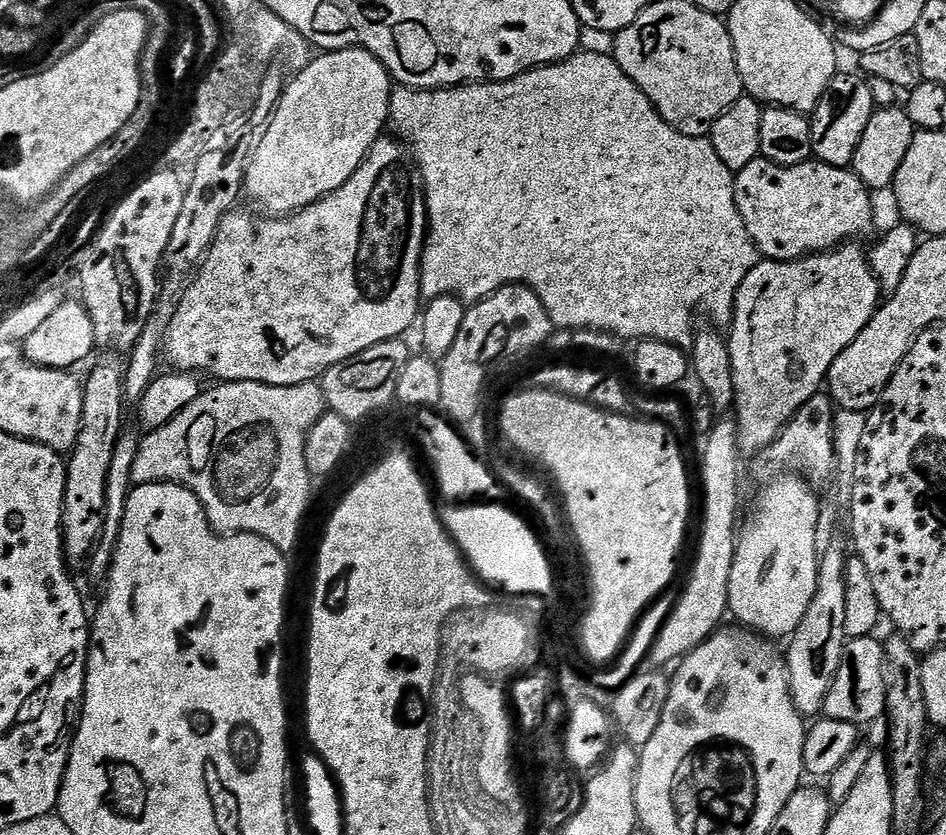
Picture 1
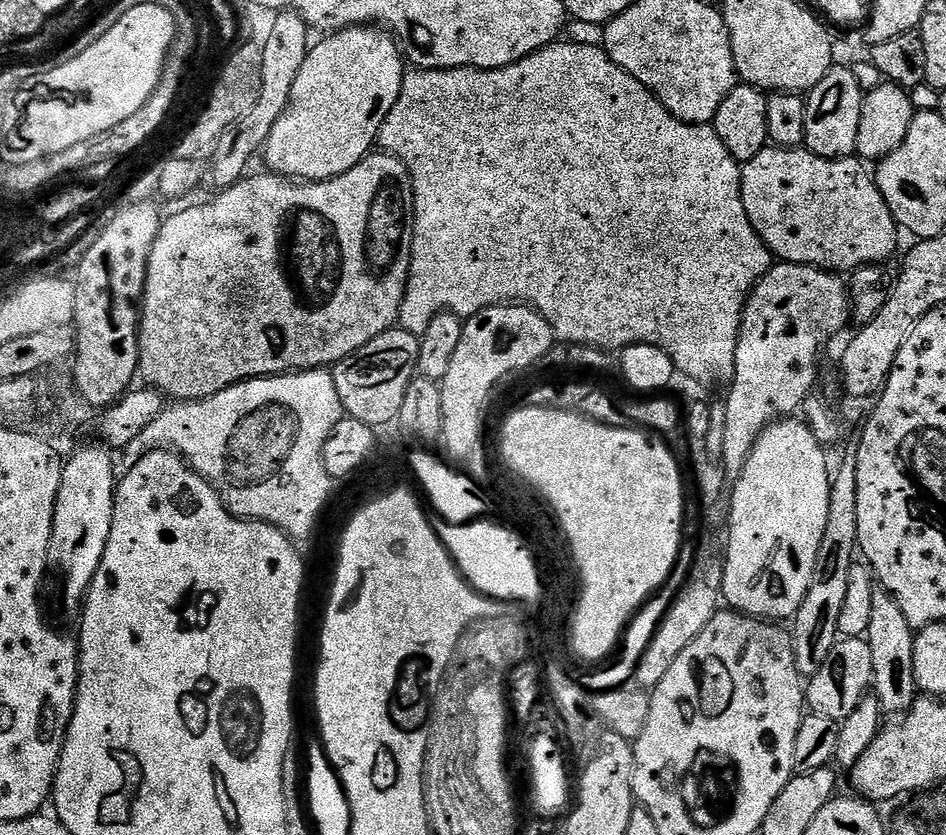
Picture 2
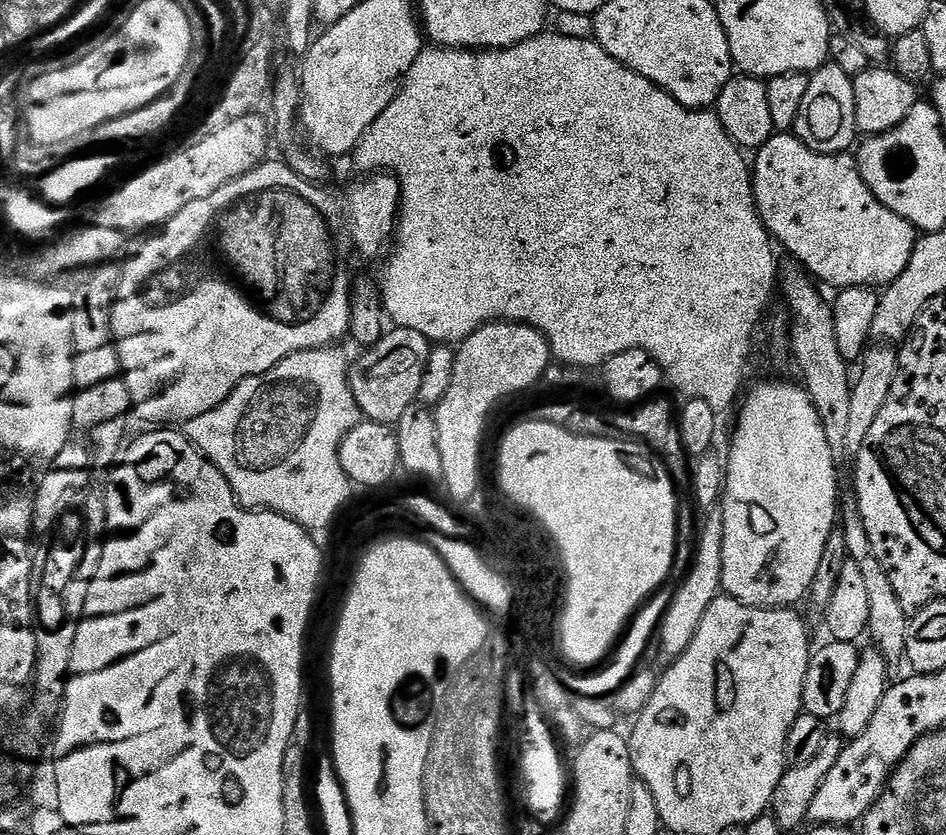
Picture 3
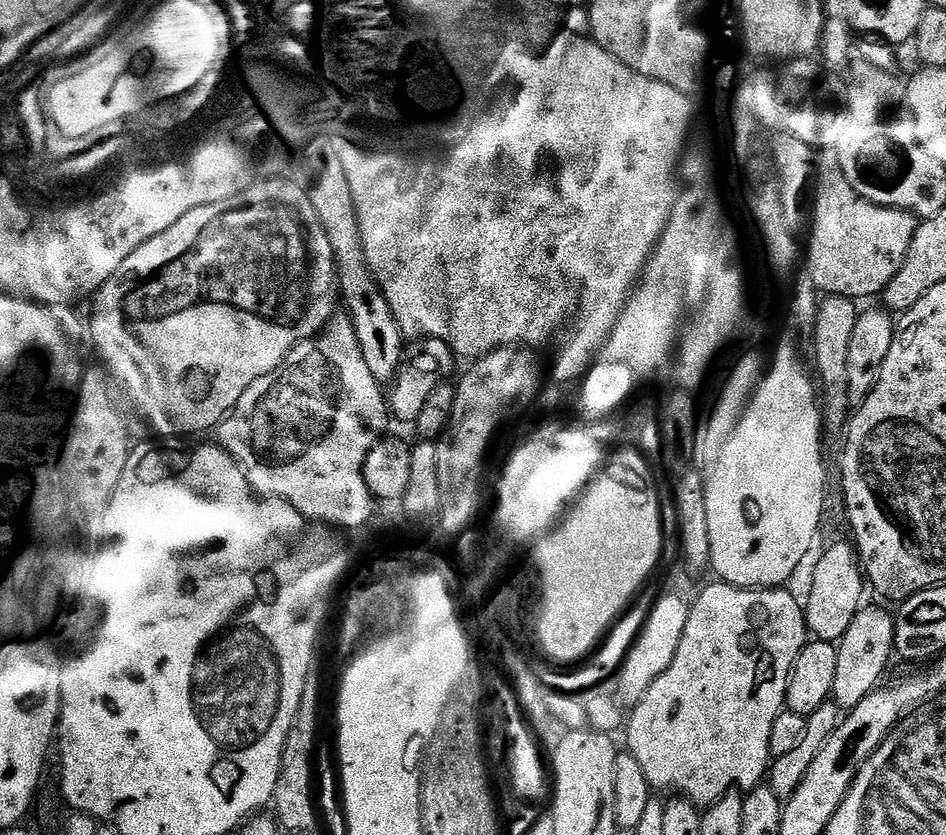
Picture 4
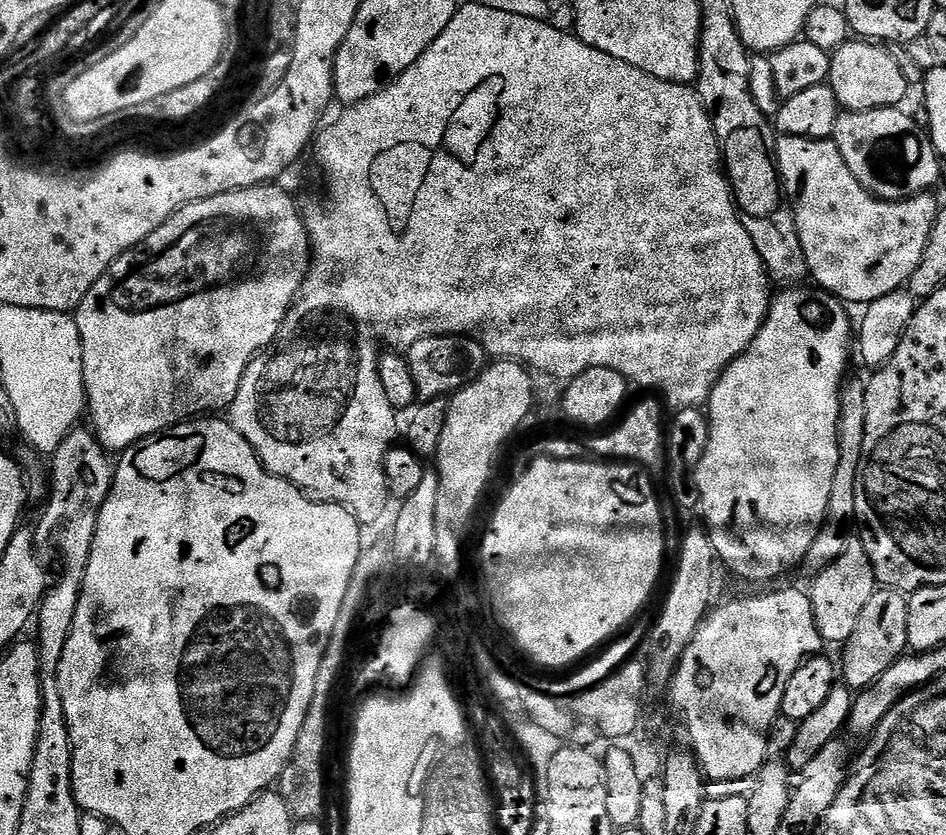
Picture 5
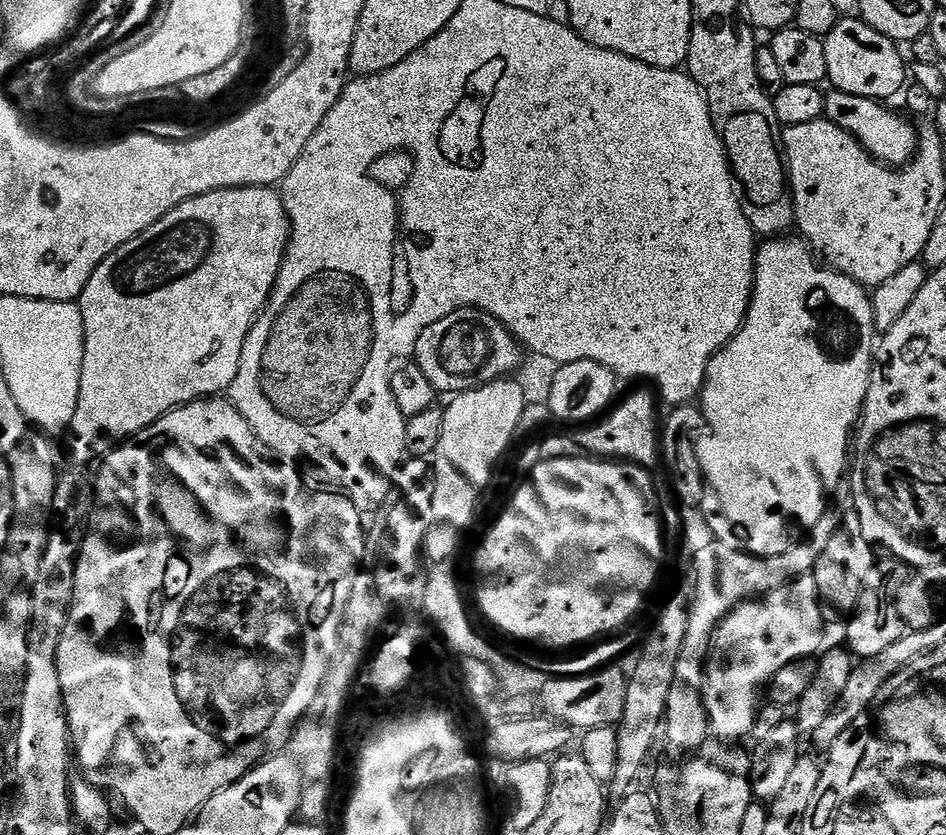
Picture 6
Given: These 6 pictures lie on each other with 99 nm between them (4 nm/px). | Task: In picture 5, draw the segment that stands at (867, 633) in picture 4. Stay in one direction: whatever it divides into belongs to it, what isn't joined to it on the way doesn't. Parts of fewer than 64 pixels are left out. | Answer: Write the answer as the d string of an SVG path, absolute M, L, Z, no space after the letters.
M877 587L870 602L866 602L862 615L858 617L858 626L854 626L854 634L843 645L844 668L842 664L842 680L849 688L860 690L869 682L875 681L876 677L898 657L905 655L908 648L908 596L900 593L896 588Z

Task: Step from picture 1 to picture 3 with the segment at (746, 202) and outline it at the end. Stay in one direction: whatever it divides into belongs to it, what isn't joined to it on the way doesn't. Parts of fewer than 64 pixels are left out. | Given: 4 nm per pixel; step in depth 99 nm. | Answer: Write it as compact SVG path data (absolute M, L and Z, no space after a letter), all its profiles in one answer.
M773 134L761 148L755 149L754 156L756 156L756 164L754 160L754 167L751 169L752 193L756 199L756 209L760 211L760 221L773 241L781 249L784 247L792 255L789 257L807 269L817 281L825 280L826 283L833 284L836 290L863 290L869 286L877 286L876 284L881 284L881 286L892 284L900 277L902 270L906 270L912 257L912 251L916 249L918 230L913 224L906 222L898 214L894 214L894 210L890 210L886 206L882 206L882 202L878 202L878 198L872 193L870 186L866 186L866 182L862 178L860 168L856 165L855 155L815 152L810 150L810 146L802 143L795 134Z

